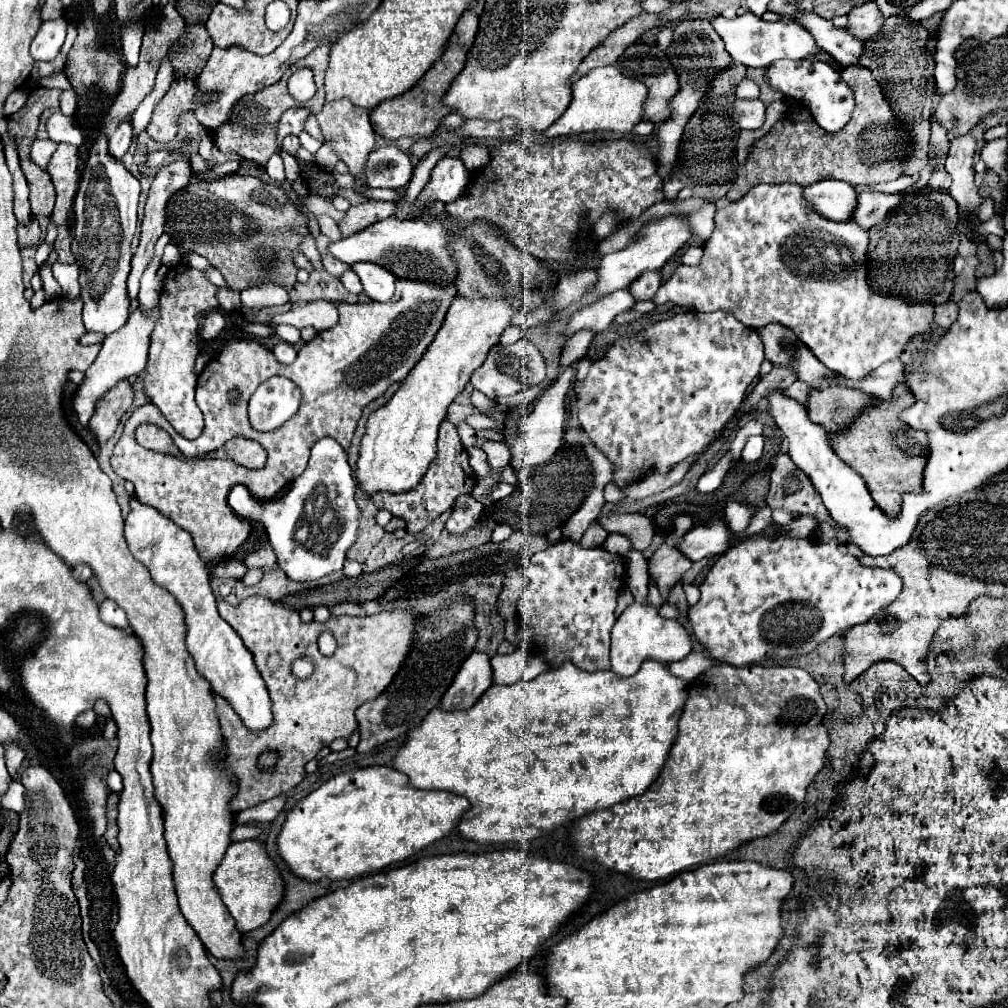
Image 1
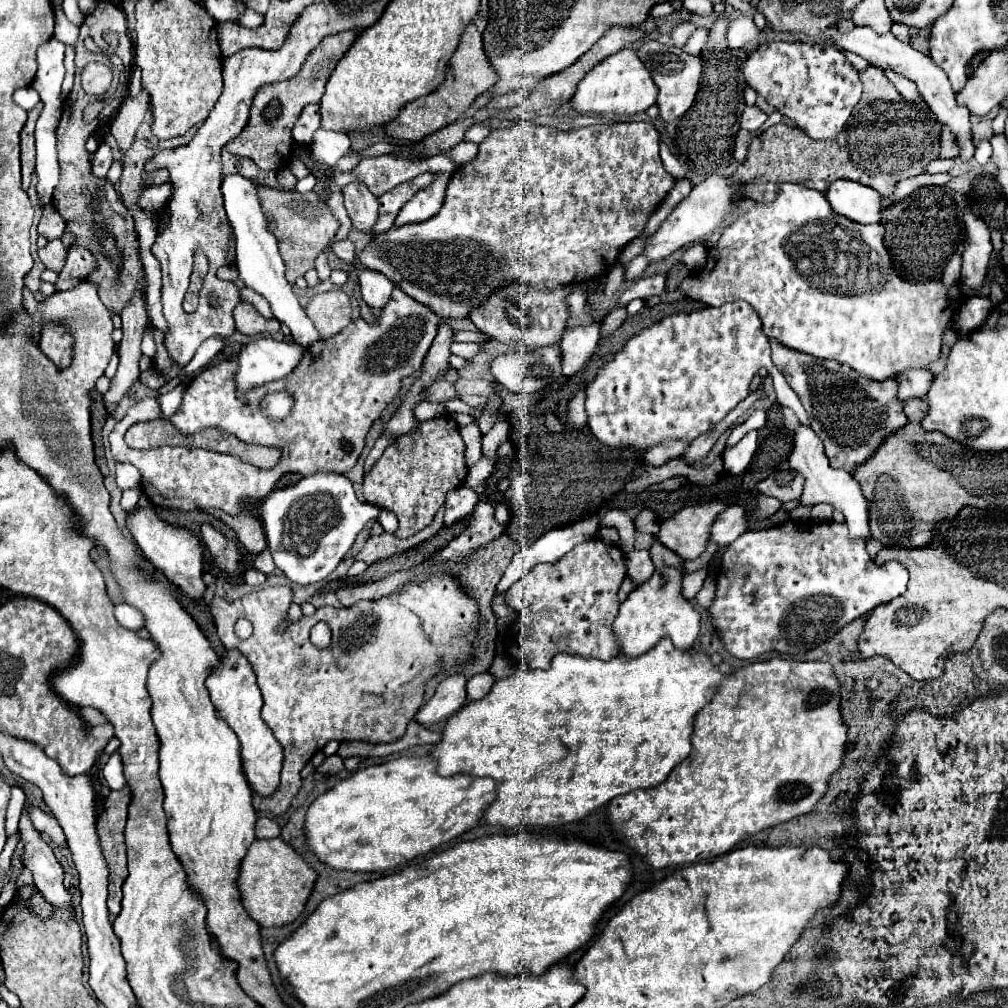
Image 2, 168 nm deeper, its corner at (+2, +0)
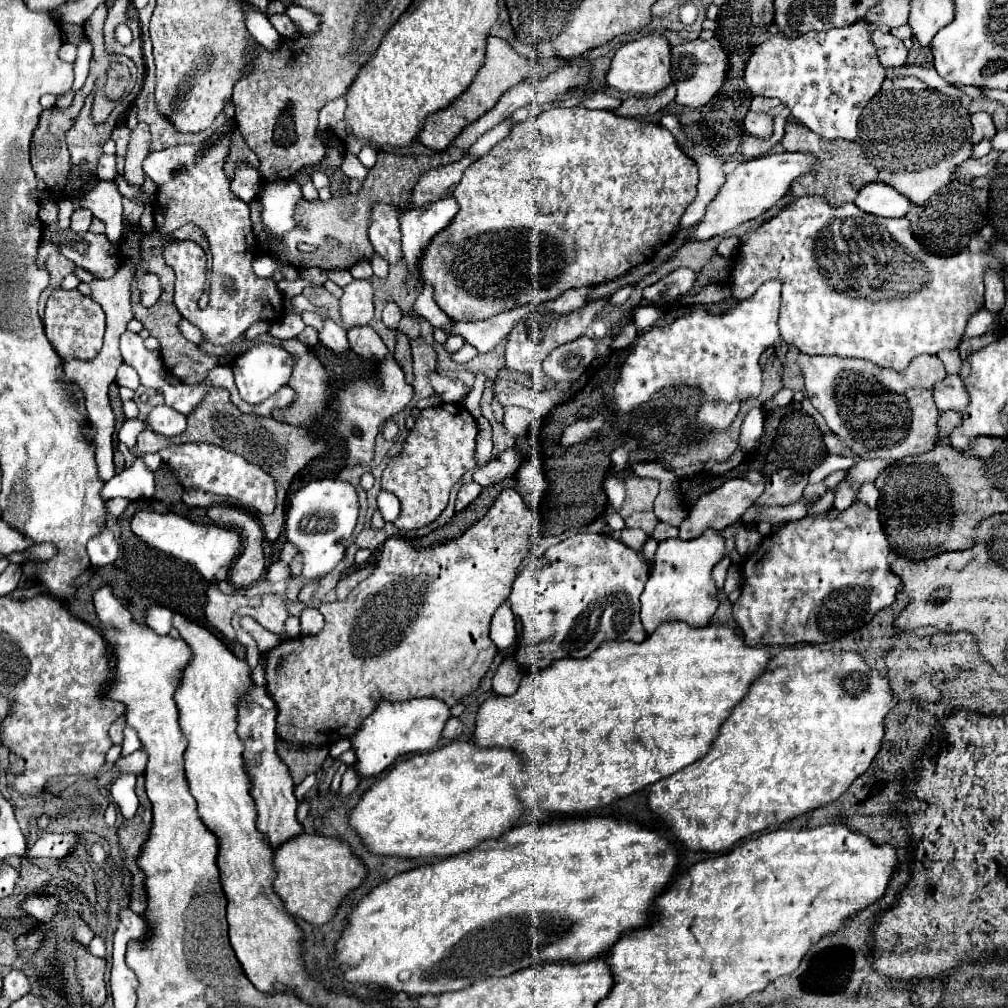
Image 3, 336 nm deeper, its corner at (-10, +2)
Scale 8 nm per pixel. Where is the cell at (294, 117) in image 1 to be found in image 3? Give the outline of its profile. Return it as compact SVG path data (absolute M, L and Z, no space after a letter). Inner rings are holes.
M341 97L341 99L335 99L335 101L329 101L329 103L321 109L321 113L319 113L319 129L323 131L323 129L335 127L335 123L337 123L339 119L343 119L345 109L347 109L347 103L345 103L343 97Z

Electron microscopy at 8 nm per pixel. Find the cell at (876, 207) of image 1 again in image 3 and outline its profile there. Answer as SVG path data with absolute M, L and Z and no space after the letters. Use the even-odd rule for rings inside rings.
M991 151L989 155L985 155L985 157L981 157L981 159L969 159L969 161L965 161L965 163L959 167L959 171L961 171L959 181L961 181L961 183L971 183L973 179L987 175L987 173L997 165L997 161L999 161L1001 155L1003 155L1001 151Z

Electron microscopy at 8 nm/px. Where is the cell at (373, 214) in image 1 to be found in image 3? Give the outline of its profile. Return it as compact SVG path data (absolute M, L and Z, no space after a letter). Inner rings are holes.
M467 155L457 163L451 163L447 167L439 167L439 169L431 169L427 173L421 175L419 183L413 189L413 197L411 197L411 205L413 207L421 207L425 203L433 203L445 197L451 197L455 187L459 185L463 171L475 161L475 157Z

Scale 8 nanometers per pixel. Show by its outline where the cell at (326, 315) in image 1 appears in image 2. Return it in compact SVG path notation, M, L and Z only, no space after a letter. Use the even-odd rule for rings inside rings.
M331 289L315 295L305 307L305 313L313 321L321 339L327 339L339 333L351 321L351 303L341 289Z

